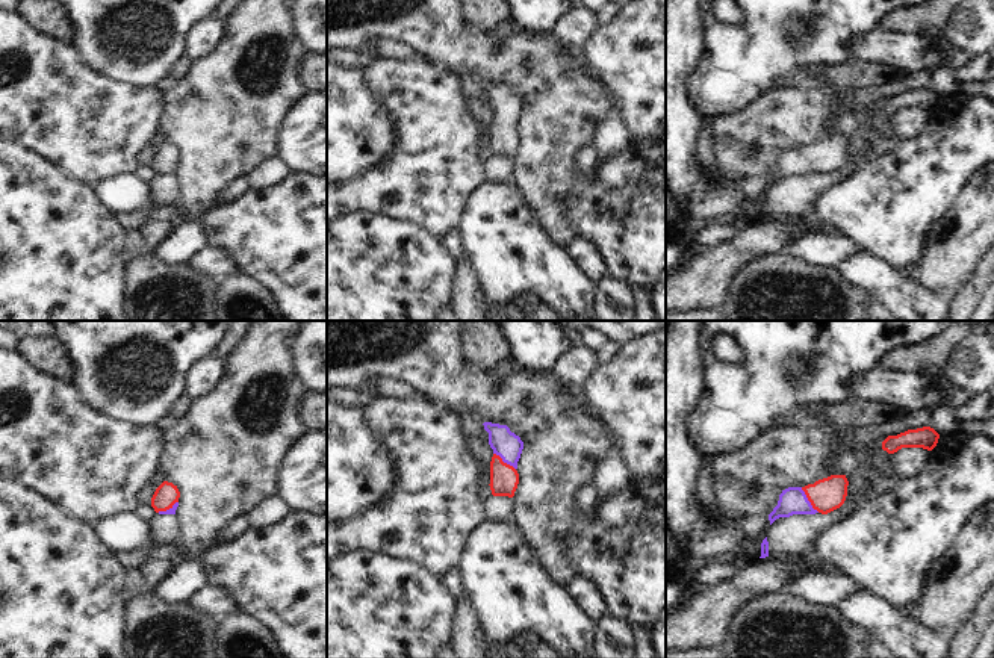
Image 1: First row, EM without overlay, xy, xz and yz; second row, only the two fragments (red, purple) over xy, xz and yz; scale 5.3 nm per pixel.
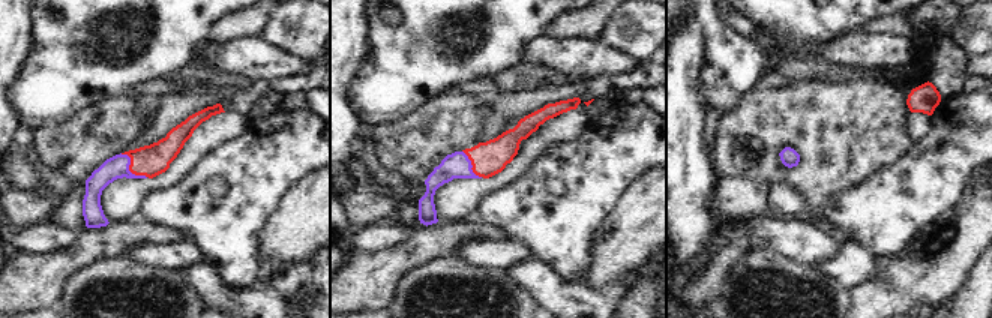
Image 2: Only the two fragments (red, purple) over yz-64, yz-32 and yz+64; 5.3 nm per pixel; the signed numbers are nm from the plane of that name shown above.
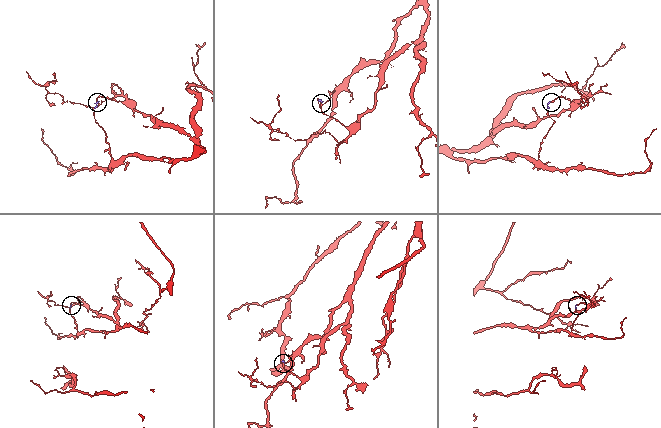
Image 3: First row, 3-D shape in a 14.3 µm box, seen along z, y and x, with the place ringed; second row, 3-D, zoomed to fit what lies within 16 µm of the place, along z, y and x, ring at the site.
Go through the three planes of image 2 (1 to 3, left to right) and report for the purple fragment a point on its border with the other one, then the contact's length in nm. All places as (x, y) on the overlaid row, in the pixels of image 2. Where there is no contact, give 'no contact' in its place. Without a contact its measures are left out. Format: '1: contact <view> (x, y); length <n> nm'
1: contact yz-64 (129, 168); length 190 nm
2: contact yz-32 (471, 164); length 180 nm
3: no contact

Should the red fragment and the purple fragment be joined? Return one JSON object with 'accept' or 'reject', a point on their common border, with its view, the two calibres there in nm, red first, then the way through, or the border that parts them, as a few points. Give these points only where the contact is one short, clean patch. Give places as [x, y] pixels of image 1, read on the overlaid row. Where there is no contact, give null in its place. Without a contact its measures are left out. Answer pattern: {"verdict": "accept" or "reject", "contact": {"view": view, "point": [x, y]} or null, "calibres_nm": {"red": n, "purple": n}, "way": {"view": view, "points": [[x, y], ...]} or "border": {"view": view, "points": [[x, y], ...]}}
{"verdict": "accept", "contact": {"view": "yz", "point": [808, 499]}, "calibres_nm": {"red": 180, "purple": 140}, "way": {"view": "yz", "points": [[829, 493], [808, 499], [792, 501]]}}

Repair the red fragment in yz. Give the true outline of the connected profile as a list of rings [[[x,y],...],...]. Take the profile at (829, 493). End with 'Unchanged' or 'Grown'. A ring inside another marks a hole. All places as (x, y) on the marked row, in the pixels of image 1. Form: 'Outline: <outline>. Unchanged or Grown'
Outline: [[[831,475],[805,487],[788,487],[779,495],[778,505],[769,514],[770,525],[793,514],[828,514],[840,508],[847,496],[846,475]]]. Grown

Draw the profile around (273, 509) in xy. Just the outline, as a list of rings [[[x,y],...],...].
[[[277,495],[268,496],[260,505],[253,508],[248,517],[248,528],[265,528],[275,525],[290,513],[290,508]]]

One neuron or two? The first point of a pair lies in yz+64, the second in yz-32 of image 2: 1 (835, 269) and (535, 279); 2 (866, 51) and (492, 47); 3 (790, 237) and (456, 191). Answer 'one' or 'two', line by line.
1: one
2: two
3: two

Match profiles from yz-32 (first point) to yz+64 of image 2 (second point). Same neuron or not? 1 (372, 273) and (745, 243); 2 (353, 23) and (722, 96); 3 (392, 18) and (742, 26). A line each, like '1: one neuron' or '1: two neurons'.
1: one neuron
2: two neurons
3: one neuron

